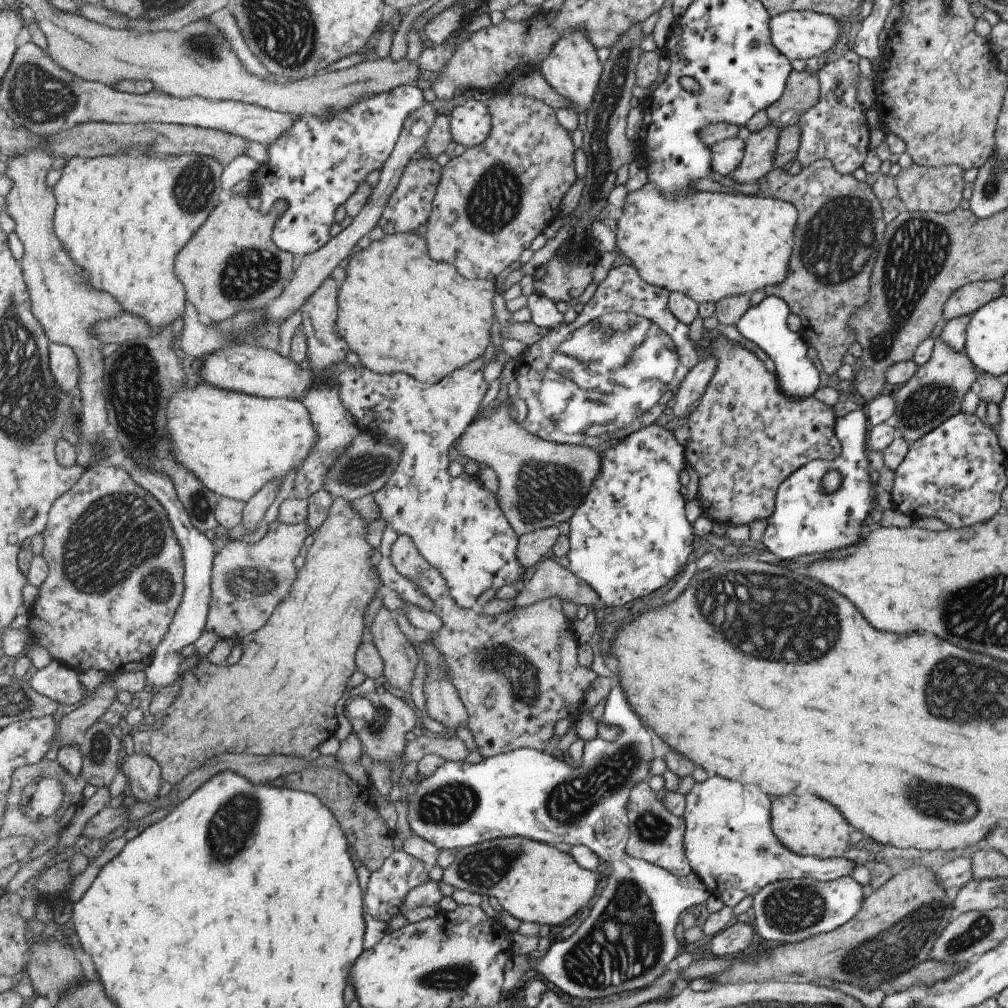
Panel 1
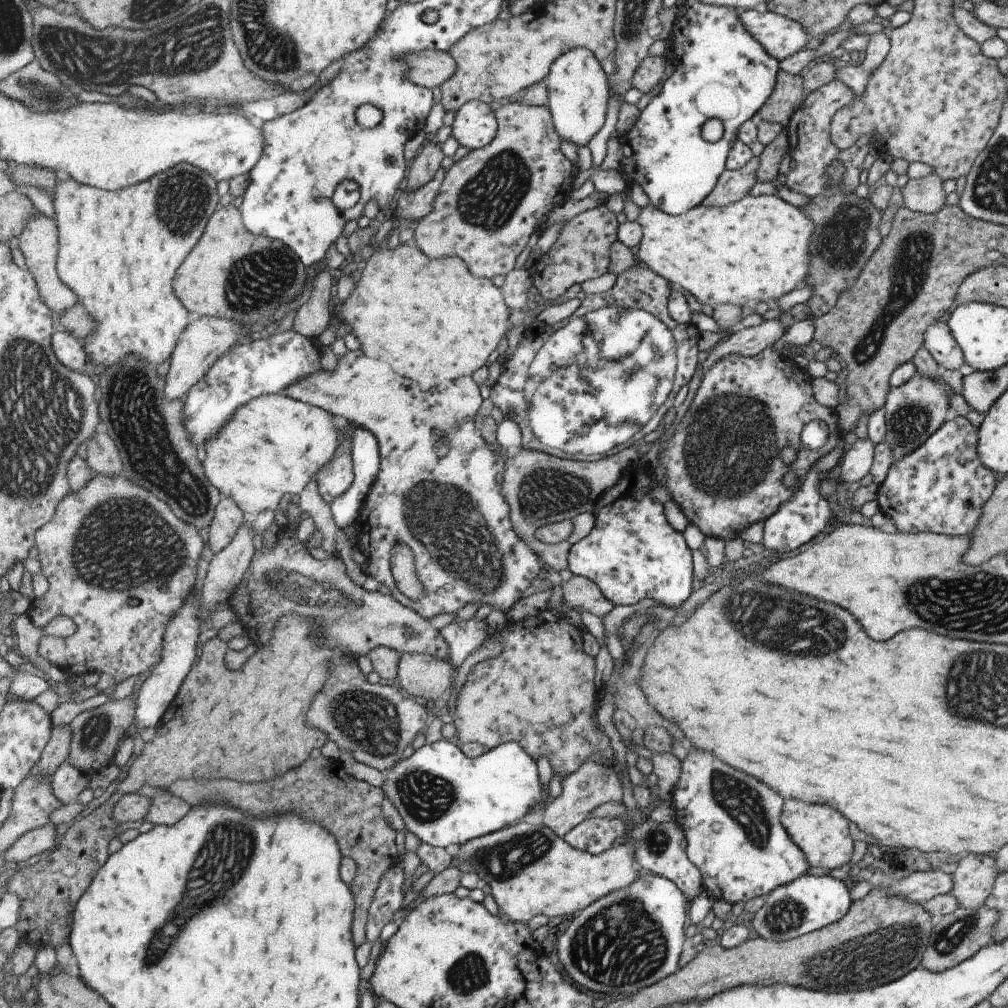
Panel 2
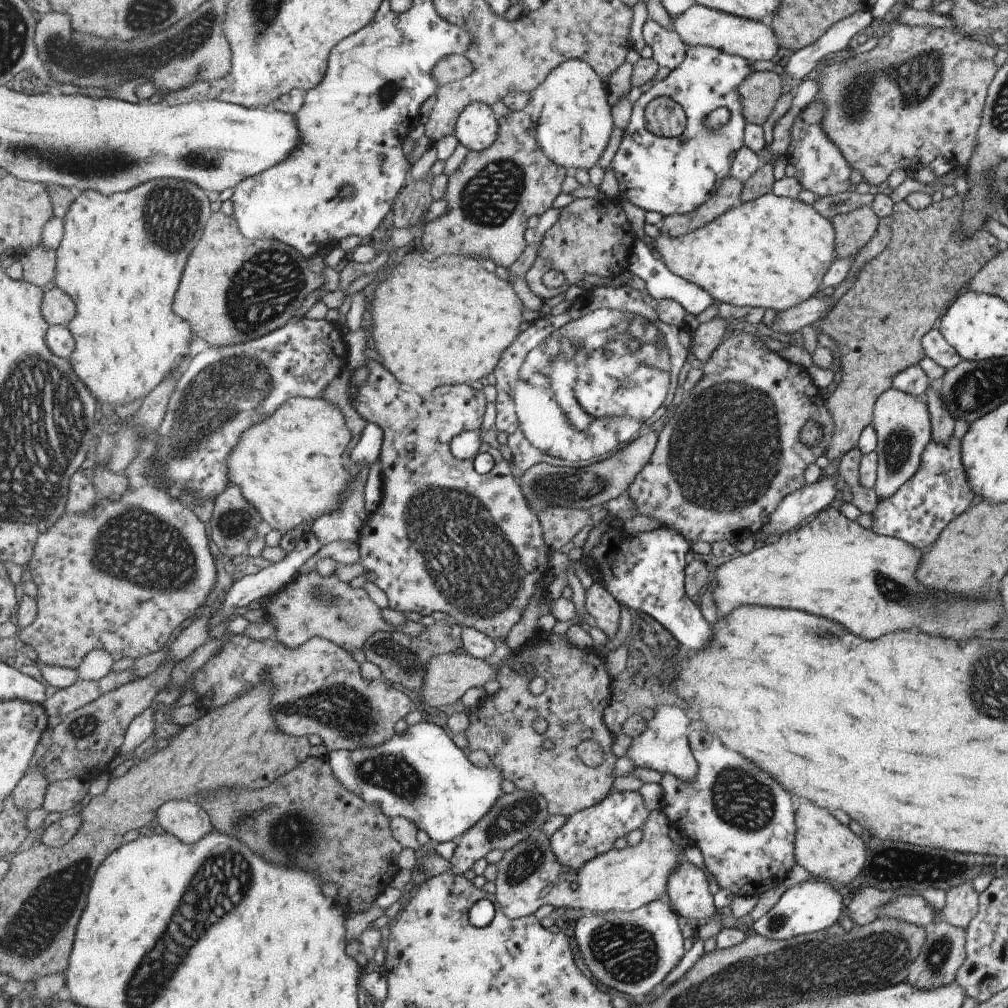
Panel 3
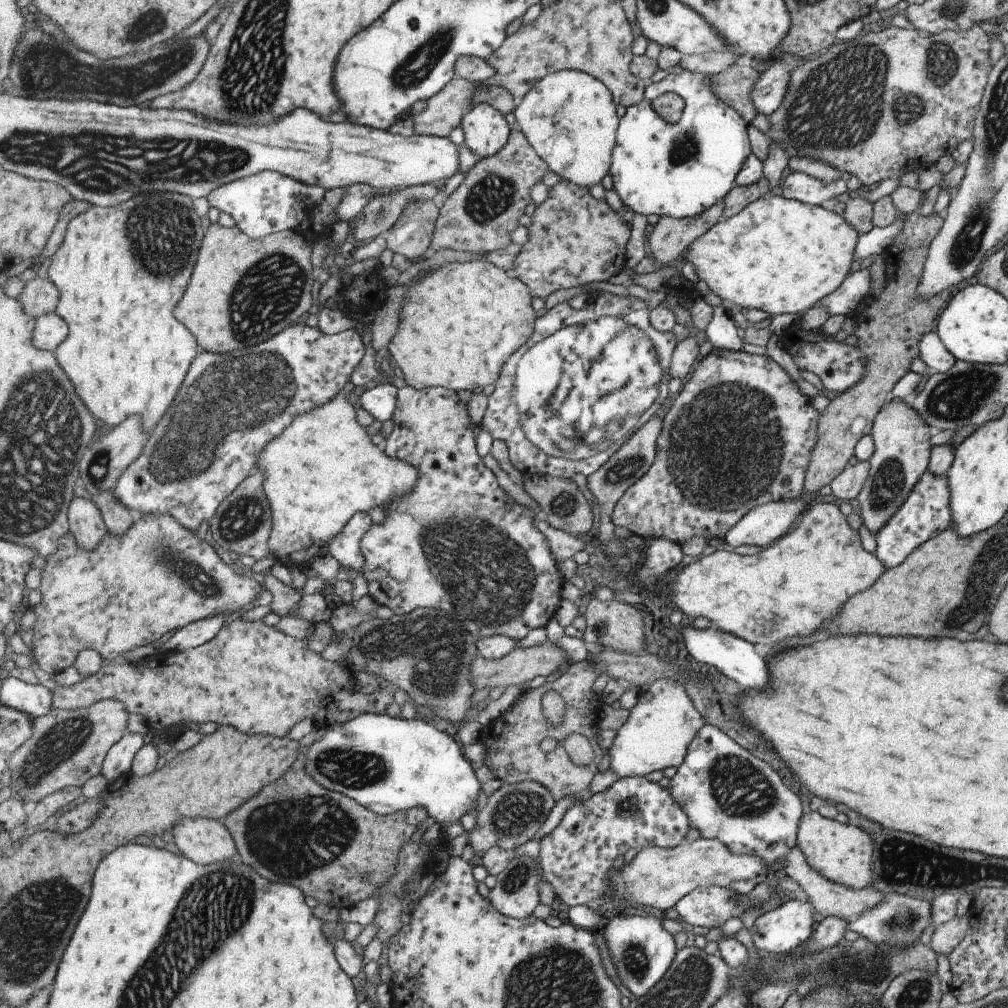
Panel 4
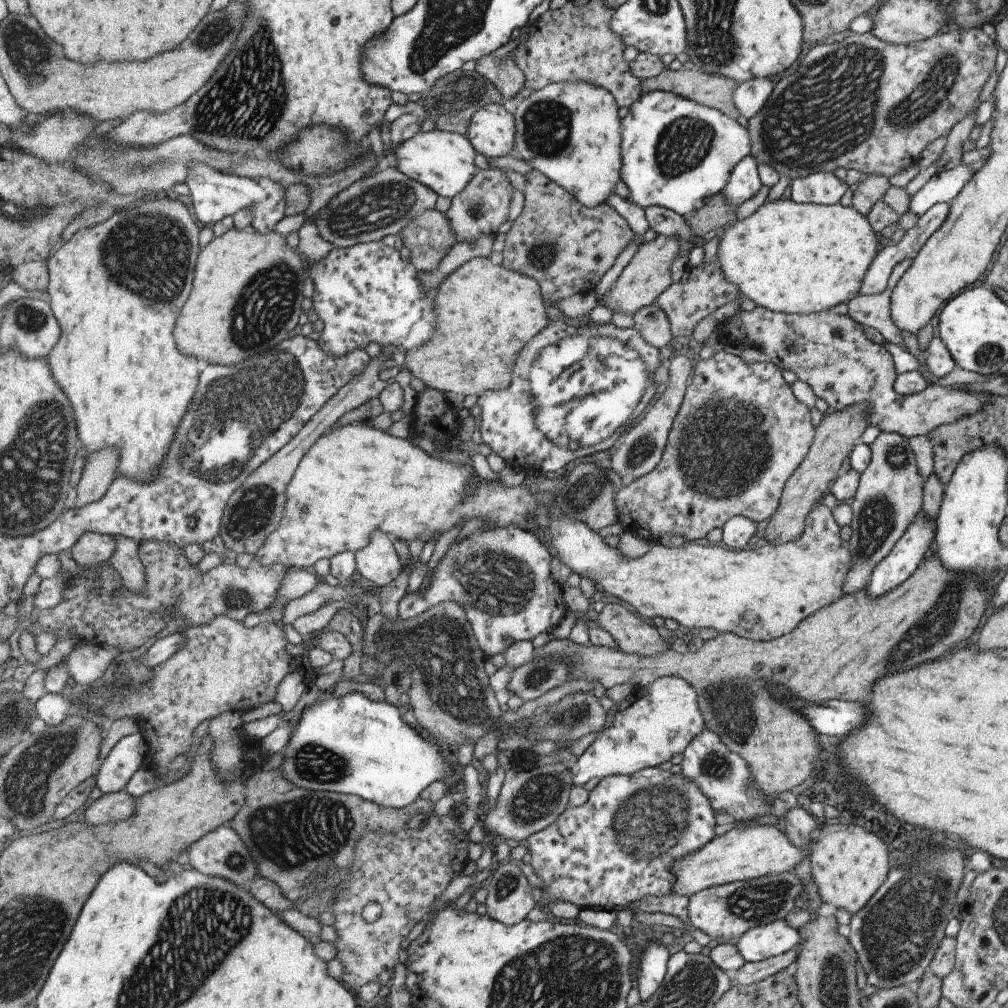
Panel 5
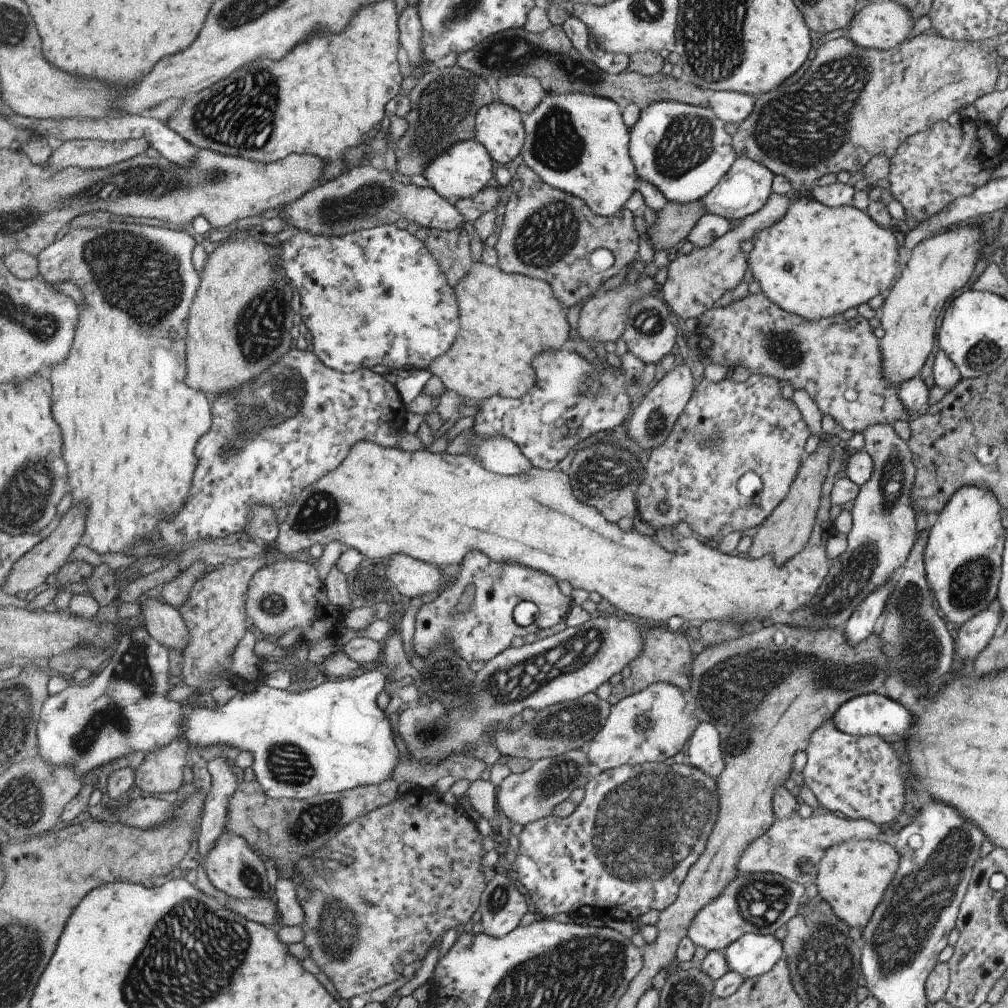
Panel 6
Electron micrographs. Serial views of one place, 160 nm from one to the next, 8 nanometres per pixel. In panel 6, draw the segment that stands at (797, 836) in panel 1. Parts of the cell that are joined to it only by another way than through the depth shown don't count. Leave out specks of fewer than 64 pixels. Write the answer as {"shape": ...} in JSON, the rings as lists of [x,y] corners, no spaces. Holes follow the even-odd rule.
{"shape":[[[849,840],[825,850],[818,862],[818,872],[811,886],[812,892],[827,902],[834,916],[849,928],[861,930],[897,870],[898,855],[889,844],[873,840]]]}

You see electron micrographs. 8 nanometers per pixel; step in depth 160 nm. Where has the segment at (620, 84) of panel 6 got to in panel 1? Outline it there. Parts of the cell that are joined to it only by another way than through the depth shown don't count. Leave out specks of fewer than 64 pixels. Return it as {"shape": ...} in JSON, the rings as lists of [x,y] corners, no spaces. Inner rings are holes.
{"shape":[[[793,69],[787,77],[781,96],[765,110],[769,123],[779,129],[797,123],[799,117],[818,101],[819,88],[816,72]]]}

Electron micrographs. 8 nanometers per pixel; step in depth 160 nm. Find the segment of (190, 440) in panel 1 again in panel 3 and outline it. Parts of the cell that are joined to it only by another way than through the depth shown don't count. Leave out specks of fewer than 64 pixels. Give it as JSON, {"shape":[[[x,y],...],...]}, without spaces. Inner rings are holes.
{"shape":[[[297,397],[288,400],[283,403],[270,417],[263,419],[261,422],[253,424],[247,430],[244,430],[244,434],[241,435],[239,442],[236,447],[232,448],[232,451],[228,456],[228,469],[229,469],[229,480],[231,484],[238,485],[241,487],[243,496],[262,514],[264,522],[267,527],[277,529],[284,534],[284,532],[289,532],[293,530],[295,526],[299,526],[301,522],[309,522],[314,520],[312,524],[325,513],[330,513],[331,511],[338,511],[338,508],[344,505],[345,499],[344,492],[348,491],[348,486],[352,483],[353,477],[357,474],[358,470],[361,468],[360,465],[356,465],[352,458],[350,457],[351,452],[347,453],[347,448],[351,444],[351,430],[347,428],[345,424],[345,416],[343,412],[331,404],[329,400],[324,400],[323,398],[309,398],[309,397]]]}

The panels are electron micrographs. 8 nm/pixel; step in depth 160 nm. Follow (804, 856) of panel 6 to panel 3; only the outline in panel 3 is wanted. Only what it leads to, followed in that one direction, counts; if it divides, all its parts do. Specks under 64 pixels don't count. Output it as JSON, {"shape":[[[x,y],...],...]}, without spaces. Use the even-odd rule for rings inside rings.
{"shape":[[[663,807],[652,810],[640,843],[627,845],[624,849],[613,847],[591,859],[578,872],[559,862],[552,847],[552,835],[545,834],[542,829],[535,831],[527,840],[504,851],[497,863],[498,873],[494,881],[497,905],[515,920],[535,914],[545,904],[552,904],[557,909],[565,907],[591,913],[628,913],[653,900],[666,898],[668,876],[686,858],[683,847],[675,848],[665,834],[665,818]]]}

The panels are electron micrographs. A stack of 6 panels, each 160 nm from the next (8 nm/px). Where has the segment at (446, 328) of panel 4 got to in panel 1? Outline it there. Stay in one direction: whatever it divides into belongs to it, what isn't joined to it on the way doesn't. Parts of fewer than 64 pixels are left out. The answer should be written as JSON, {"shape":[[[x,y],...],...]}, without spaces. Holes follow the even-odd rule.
{"shape":[[[413,231],[397,233],[394,235],[385,235],[382,239],[372,241],[365,249],[356,250],[352,258],[348,261],[345,268],[346,277],[341,282],[340,291],[338,292],[338,319],[336,322],[336,330],[353,350],[359,355],[363,366],[372,371],[381,374],[407,373],[414,376],[417,380],[424,383],[435,384],[443,380],[446,376],[455,372],[458,368],[464,367],[472,360],[485,354],[487,346],[489,346],[489,330],[491,330],[491,338],[495,334],[495,306],[493,306],[493,298],[495,298],[495,281],[489,279],[469,279],[465,278],[455,265],[448,262],[437,262],[433,260],[428,250],[428,240],[419,236]]]}

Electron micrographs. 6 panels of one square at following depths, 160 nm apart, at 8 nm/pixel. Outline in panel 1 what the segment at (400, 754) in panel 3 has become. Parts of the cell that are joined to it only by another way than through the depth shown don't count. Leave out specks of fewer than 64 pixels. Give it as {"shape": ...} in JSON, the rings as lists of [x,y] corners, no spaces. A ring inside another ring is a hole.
{"shape":[[[619,680],[613,686],[613,690],[609,698],[605,700],[607,706],[606,716],[611,723],[618,724],[620,731],[617,734],[617,739],[614,741],[603,740],[599,734],[594,739],[586,741],[583,747],[583,760],[582,765],[577,768],[570,766],[571,762],[567,763],[561,757],[552,756],[549,752],[540,751],[537,749],[519,749],[512,753],[503,753],[496,757],[489,757],[477,764],[467,764],[463,761],[449,761],[441,766],[431,777],[425,780],[420,780],[416,774],[417,782],[413,783],[415,790],[407,792],[405,803],[407,804],[408,814],[407,822],[411,826],[414,835],[426,838],[429,842],[438,846],[440,850],[453,850],[454,848],[462,849],[465,847],[472,847],[473,845],[484,843],[485,841],[497,840],[503,837],[527,837],[534,841],[539,841],[548,845],[559,846],[560,844],[567,843],[568,845],[585,845],[588,846],[602,862],[608,867],[605,871],[607,879],[605,880],[604,887],[599,894],[600,897],[591,908],[589,915],[586,917],[583,926],[579,928],[579,932],[569,938],[567,942],[563,939],[557,940],[546,953],[540,957],[527,958],[534,964],[535,971],[543,974],[548,984],[553,984],[565,994],[569,994],[573,998],[583,998],[585,1000],[597,1000],[597,998],[607,998],[613,994],[621,994],[625,990],[639,990],[653,984],[661,974],[667,972],[669,969],[675,967],[677,956],[681,956],[682,948],[685,948],[685,943],[681,944],[681,936],[677,936],[677,924],[681,924],[681,916],[686,913],[700,914],[701,908],[705,905],[705,900],[709,900],[709,896],[713,896],[709,892],[708,886],[698,877],[692,870],[689,871],[687,876],[675,876],[673,873],[667,872],[665,867],[651,864],[649,861],[634,857],[628,853],[628,840],[632,835],[631,820],[628,813],[628,804],[632,798],[633,789],[639,784],[647,781],[651,777],[651,762],[653,762],[653,738],[647,732],[647,726],[643,724],[642,720],[637,716],[636,712],[631,708],[623,687]]]}

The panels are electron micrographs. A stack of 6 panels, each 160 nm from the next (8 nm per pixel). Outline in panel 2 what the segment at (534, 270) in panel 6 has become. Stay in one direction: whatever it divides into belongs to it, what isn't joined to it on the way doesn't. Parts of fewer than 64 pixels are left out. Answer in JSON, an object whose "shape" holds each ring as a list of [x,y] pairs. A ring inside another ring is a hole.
{"shape":[[[602,204],[583,211],[566,222],[556,242],[540,260],[538,265],[540,278],[533,278],[541,296],[545,299],[557,298],[565,294],[573,284],[583,284],[585,280],[607,274],[611,260],[609,248],[617,240],[617,230],[621,220],[619,215],[613,214]]]}

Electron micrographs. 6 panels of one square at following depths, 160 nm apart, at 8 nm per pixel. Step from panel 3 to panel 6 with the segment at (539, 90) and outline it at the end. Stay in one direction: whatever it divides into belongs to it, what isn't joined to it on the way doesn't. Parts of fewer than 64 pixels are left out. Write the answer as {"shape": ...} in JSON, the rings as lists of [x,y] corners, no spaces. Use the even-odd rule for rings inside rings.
{"shape":[[[547,92],[541,104],[525,116],[527,140],[523,147],[524,165],[539,174],[547,184],[581,198],[599,216],[617,216],[629,198],[640,190],[640,177],[632,156],[632,130],[623,120],[616,101],[581,92]]]}

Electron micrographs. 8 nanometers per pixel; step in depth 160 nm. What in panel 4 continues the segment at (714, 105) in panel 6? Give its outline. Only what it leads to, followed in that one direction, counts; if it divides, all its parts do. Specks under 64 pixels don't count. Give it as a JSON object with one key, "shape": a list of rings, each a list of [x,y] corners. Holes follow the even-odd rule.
{"shape":[[[782,61],[765,65],[750,94],[755,110],[765,115],[777,110],[787,90],[789,79],[790,72]]]}

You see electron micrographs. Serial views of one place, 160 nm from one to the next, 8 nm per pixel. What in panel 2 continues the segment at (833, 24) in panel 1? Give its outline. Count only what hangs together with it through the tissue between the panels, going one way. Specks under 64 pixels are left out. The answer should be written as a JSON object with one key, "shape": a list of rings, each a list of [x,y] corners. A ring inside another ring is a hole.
{"shape":[[[747,10],[740,13],[740,21],[765,52],[778,61],[807,48],[809,44],[804,26],[782,14]]]}

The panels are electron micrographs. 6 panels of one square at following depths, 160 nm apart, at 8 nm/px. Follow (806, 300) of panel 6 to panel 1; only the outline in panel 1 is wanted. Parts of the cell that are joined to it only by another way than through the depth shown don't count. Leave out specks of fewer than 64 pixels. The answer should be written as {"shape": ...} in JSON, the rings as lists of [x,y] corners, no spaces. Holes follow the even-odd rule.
{"shape":[[[653,181],[627,192],[623,214],[615,221],[616,242],[649,284],[683,293],[696,303],[716,303],[728,296],[750,295],[786,278],[796,220],[796,210],[791,203],[741,193],[693,191],[686,196],[687,200],[685,195],[677,195],[675,200],[666,198]]]}

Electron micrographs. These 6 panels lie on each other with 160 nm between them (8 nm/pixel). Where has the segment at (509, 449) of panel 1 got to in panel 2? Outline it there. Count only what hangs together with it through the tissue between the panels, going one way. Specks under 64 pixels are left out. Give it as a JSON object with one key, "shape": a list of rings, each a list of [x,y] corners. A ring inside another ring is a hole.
{"shape":[[[630,447],[616,454],[604,456],[596,461],[586,462],[577,460],[567,460],[567,458],[559,458],[541,450],[529,450],[520,448],[515,454],[509,454],[506,459],[506,469],[502,478],[502,492],[508,500],[512,509],[512,523],[518,535],[530,545],[534,551],[540,555],[542,562],[545,562],[556,571],[563,570],[569,566],[569,555],[572,544],[563,541],[557,544],[547,544],[536,538],[536,532],[548,523],[556,523],[561,521],[572,521],[575,516],[594,510],[595,502],[609,488],[612,487],[619,479],[625,476],[626,472],[633,466],[639,464],[638,447]]]}

